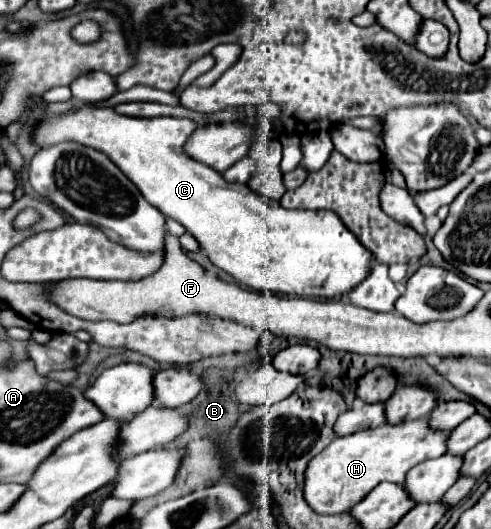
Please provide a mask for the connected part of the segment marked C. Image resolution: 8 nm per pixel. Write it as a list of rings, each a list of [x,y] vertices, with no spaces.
[[[82,107],[72,113],[62,115],[44,115],[42,123],[36,129],[34,141],[40,147],[56,145],[60,141],[76,141],[88,147],[94,147],[106,153],[120,171],[130,177],[130,181],[140,189],[144,199],[160,209],[166,217],[176,219],[186,227],[188,233],[196,237],[200,243],[200,251],[206,251],[208,259],[228,275],[232,275],[238,283],[270,293],[284,295],[300,295],[300,297],[338,297],[350,293],[360,281],[364,281],[366,273],[372,269],[370,251],[350,233],[344,223],[336,217],[336,213],[326,209],[284,209],[278,201],[260,197],[260,193],[252,193],[248,185],[228,183],[224,177],[190,159],[184,153],[184,143],[190,133],[196,129],[196,123],[184,117],[152,117],[152,119],[136,119],[118,115],[110,107]]]

